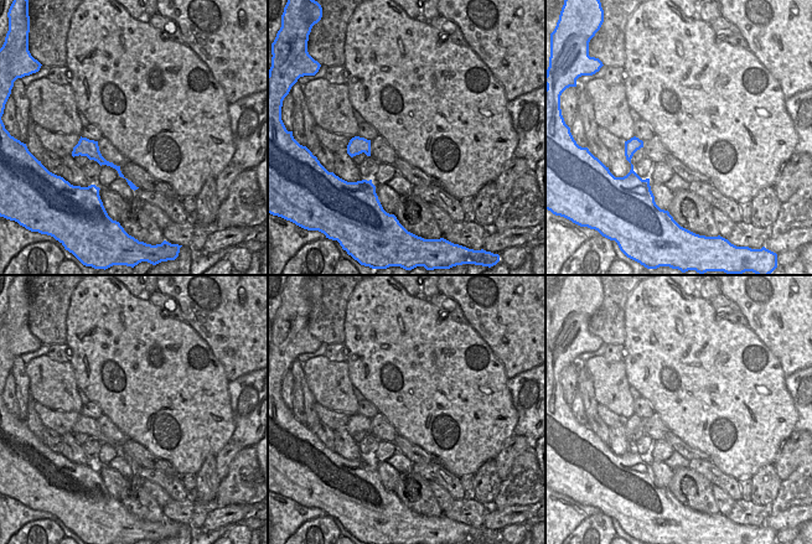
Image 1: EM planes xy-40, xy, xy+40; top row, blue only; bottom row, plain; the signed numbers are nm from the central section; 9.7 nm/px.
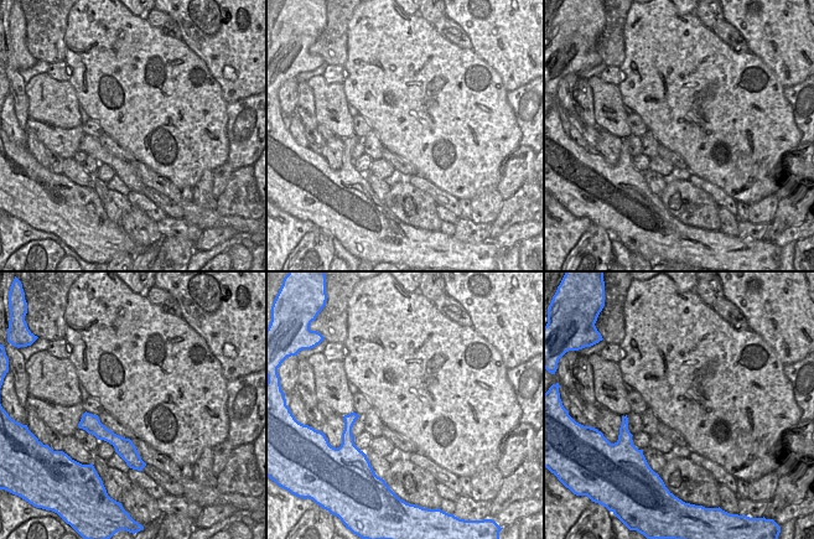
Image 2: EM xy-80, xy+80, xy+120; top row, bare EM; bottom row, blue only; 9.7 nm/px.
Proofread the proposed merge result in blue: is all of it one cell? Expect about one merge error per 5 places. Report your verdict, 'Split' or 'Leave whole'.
Leave whole.

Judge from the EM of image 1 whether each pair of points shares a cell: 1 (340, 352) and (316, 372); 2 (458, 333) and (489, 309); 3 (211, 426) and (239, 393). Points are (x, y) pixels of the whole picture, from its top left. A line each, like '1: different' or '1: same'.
1: different
2: different
3: different

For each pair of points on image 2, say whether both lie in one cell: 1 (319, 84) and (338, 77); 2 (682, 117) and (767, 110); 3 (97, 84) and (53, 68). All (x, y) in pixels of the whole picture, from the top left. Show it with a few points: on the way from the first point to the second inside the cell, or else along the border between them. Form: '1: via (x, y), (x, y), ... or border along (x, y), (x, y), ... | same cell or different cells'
1: border along (321, 74), (328, 82), (341, 83) | different cells
2: via (703, 110), (746, 110) | same cell
3: border along (63, 60), (68, 67), (68, 81) | different cells

